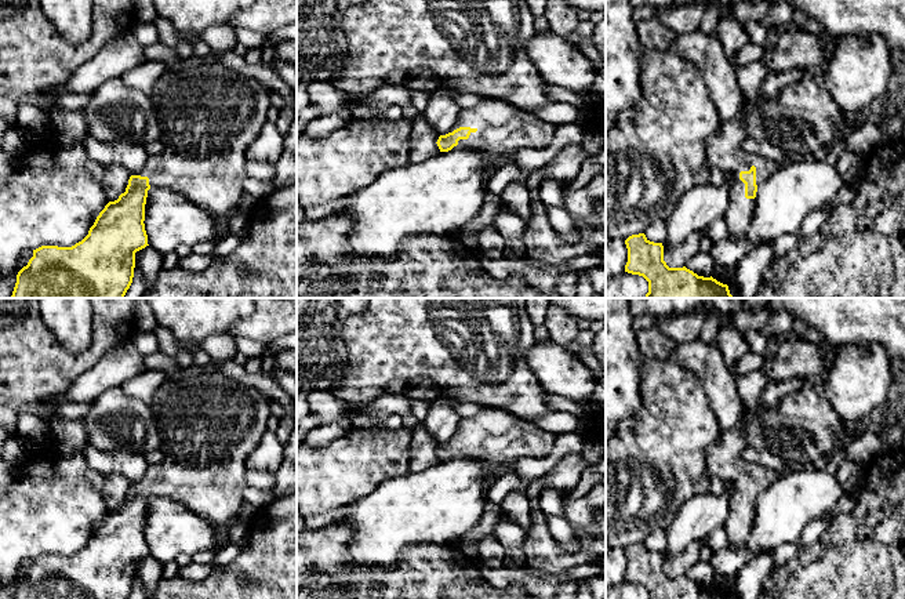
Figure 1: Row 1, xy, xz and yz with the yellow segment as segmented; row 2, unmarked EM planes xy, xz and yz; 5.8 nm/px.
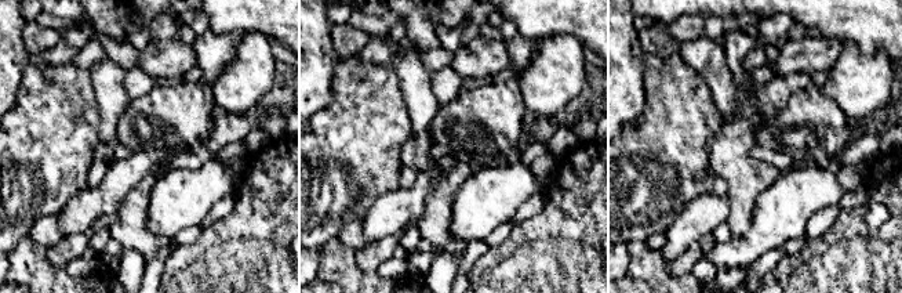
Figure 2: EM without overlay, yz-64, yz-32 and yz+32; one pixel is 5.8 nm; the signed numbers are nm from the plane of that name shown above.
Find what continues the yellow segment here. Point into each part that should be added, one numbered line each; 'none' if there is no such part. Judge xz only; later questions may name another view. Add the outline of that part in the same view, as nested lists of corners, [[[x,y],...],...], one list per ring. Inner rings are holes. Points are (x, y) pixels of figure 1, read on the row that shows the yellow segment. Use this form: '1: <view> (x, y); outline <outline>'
1: xz (502, 129); outline [[[484,97],[476,106],[462,109],[448,132],[459,127],[477,131],[459,139],[457,146],[473,148],[484,153],[487,161],[495,160],[501,166],[512,161],[521,148],[548,148],[556,132],[556,126],[495,97]]]

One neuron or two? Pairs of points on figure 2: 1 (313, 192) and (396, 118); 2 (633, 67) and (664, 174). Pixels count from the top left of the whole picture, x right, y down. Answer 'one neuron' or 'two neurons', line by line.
1: one neuron
2: two neurons

